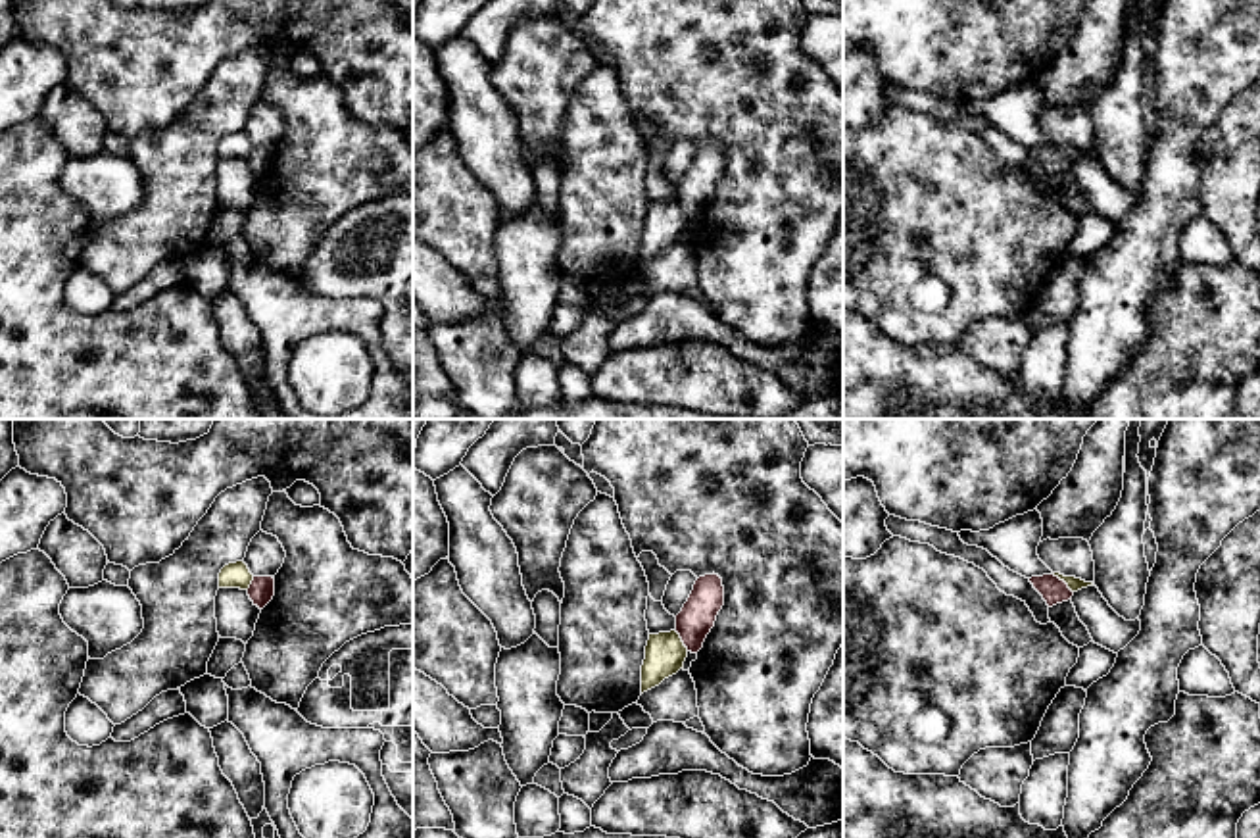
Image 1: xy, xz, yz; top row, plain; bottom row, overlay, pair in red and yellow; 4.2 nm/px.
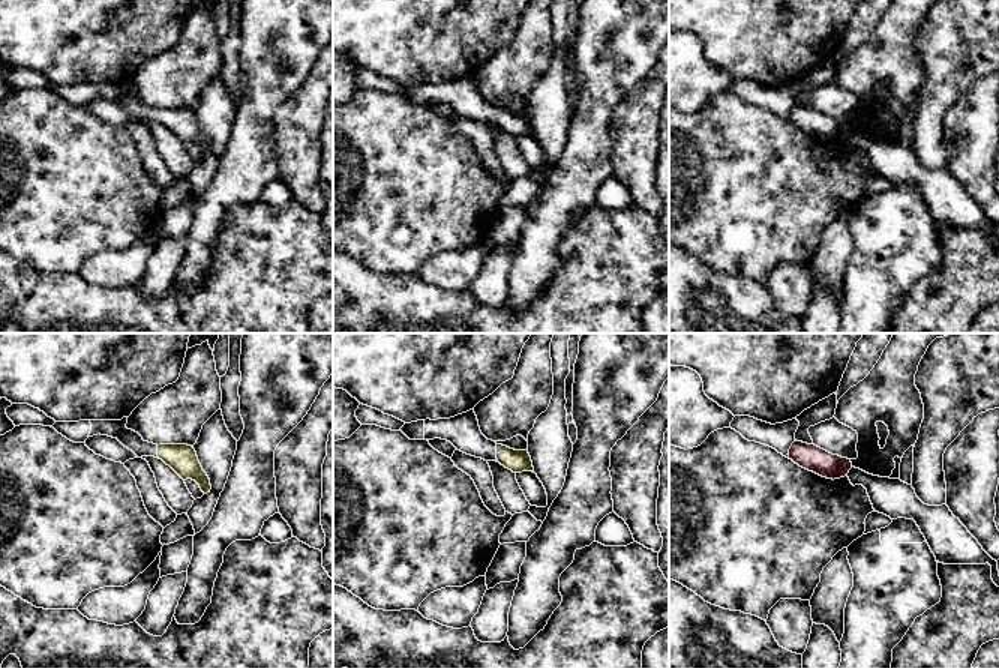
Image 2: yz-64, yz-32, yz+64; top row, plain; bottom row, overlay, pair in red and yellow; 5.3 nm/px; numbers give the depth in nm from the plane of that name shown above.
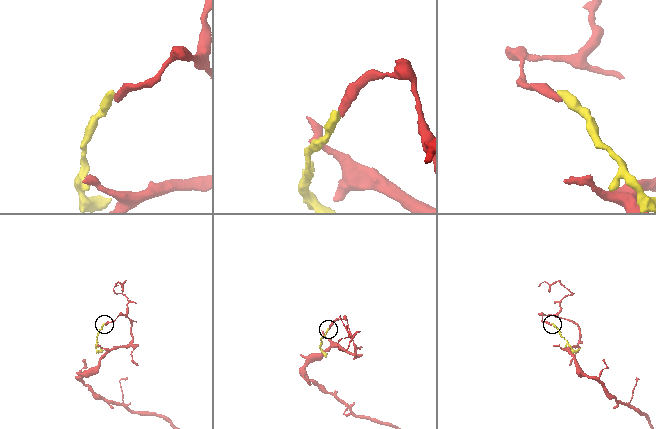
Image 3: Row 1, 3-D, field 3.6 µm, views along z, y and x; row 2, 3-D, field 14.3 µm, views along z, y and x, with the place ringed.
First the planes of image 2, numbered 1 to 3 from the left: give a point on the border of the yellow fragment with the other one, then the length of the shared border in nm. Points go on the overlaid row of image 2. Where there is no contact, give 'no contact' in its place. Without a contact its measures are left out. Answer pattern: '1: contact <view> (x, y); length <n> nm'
1: no contact
2: no contact
3: no contact

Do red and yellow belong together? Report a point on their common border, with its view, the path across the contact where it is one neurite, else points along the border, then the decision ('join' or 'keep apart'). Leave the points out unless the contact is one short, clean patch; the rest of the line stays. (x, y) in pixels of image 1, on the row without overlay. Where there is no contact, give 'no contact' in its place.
meets red in yz at (1065, 152); border along yz (1053, 143), (1072, 162); keep apart

